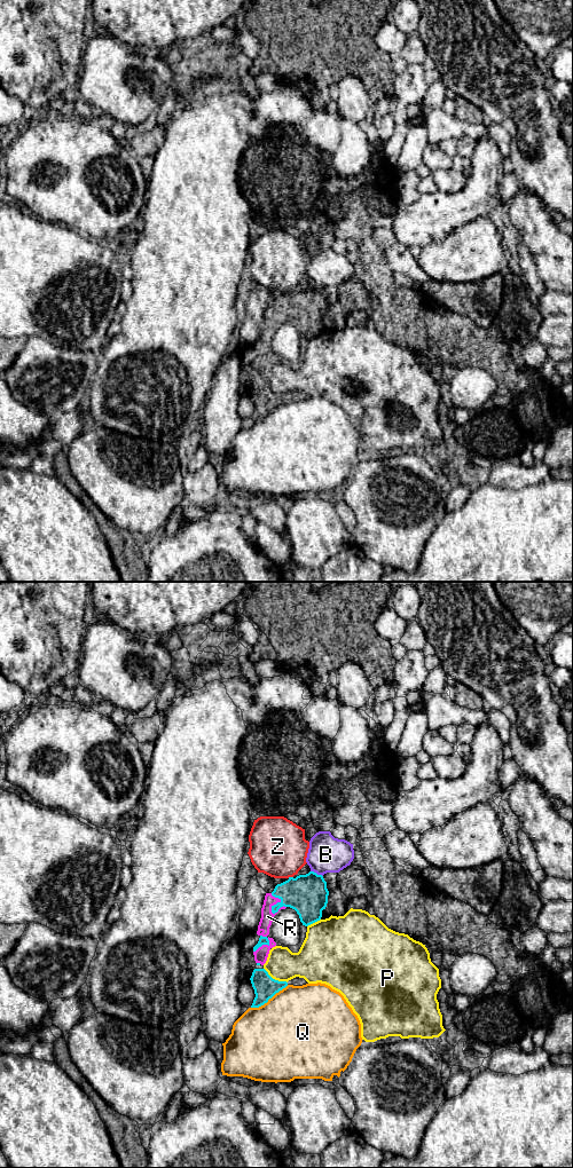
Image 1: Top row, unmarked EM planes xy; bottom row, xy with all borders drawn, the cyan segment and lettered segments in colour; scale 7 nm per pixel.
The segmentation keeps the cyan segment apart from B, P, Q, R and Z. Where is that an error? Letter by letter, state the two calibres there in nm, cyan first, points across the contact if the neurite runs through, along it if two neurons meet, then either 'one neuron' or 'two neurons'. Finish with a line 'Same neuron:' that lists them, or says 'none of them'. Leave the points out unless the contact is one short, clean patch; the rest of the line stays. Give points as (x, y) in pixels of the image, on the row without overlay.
B: 280/260 nm | two neurons
P: 160/220 nm | two neurons
Q: 160/480 nm | two neurons
R: 280/90 nm | one neuron
Z: 280/400 nm | two neurons
Same neuron: R

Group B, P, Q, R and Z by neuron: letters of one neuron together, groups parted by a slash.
B / P / Q / R / Z

